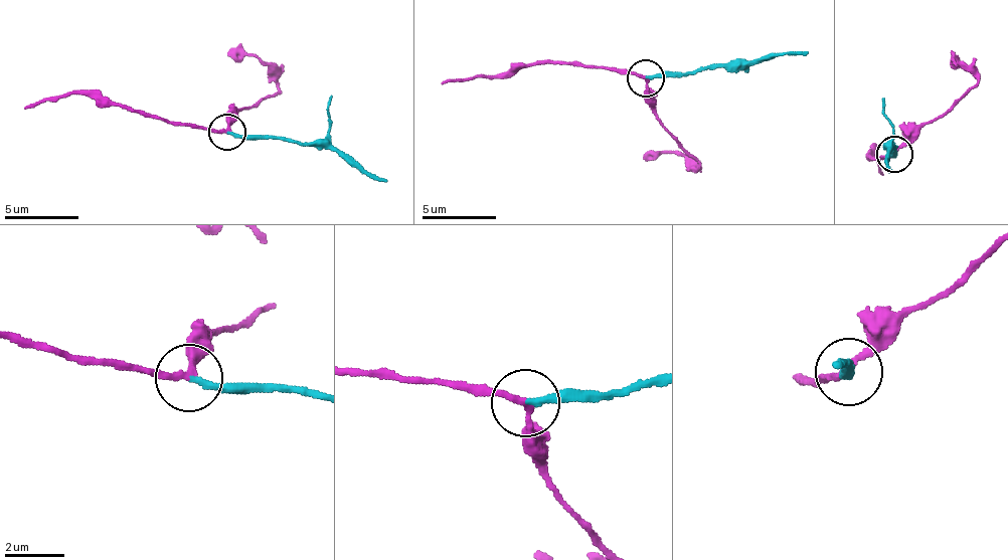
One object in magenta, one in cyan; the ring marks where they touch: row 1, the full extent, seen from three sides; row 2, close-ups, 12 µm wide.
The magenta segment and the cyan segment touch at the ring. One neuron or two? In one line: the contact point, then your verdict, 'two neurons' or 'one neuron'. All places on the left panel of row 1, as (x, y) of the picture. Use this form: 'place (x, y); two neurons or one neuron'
place (226, 132); one neuron

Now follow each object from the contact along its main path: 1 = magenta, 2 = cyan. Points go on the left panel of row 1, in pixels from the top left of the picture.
1: (226, 133), (143, 118), (124, 107), (99, 106), (84, 92), (64, 92), (23, 109)
2: (226, 133), (330, 143), (385, 182)

